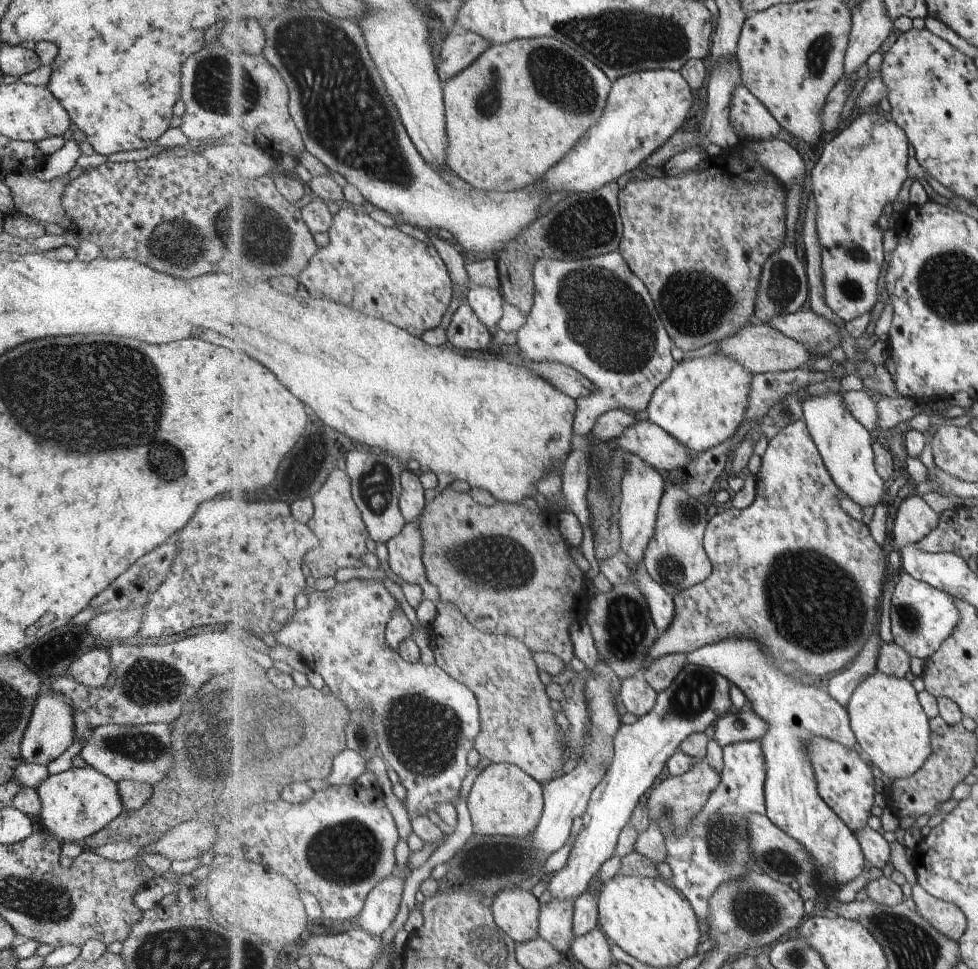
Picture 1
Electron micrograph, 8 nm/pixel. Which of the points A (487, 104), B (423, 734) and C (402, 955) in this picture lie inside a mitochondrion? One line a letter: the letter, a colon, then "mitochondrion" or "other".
A: mitochondrion
B: mitochondrion
C: other

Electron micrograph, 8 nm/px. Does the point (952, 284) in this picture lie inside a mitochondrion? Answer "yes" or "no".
yes

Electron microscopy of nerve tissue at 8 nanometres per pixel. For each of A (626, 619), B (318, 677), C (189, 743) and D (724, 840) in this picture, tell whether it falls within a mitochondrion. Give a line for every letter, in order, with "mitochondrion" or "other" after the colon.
A: mitochondrion
B: other
C: mitochondrion
D: mitochondrion

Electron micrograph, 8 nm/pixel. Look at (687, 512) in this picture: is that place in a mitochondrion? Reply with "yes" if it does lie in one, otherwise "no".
yes

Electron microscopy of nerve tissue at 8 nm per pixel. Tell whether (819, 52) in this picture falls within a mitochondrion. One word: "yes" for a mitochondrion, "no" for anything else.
yes

